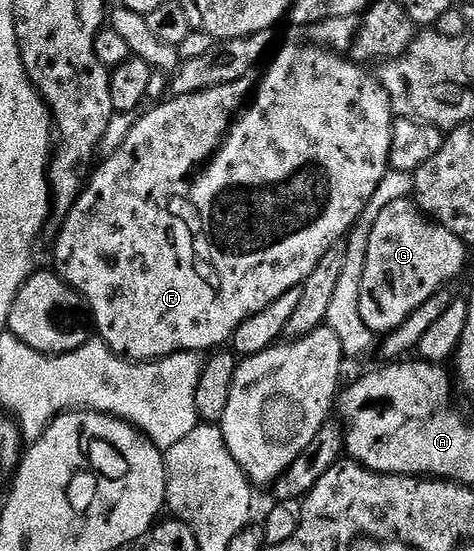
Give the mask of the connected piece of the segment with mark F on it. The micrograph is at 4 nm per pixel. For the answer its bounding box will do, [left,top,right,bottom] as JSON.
[53,43,396,363]

